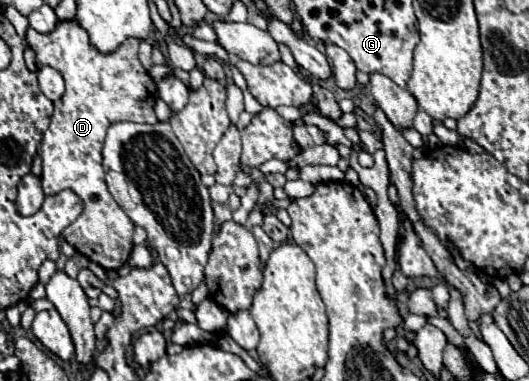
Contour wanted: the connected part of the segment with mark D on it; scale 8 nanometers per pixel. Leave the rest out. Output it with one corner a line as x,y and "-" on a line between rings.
76,20
58,22
58,26
50,34
40,34
28,26
24,44
36,52
36,64
52,66
54,70
58,70
62,74
62,78
66,82
66,92
62,94
60,100
54,102
52,122
50,122
48,130
44,132
42,144
38,148
38,154
42,156
42,176
40,178
42,178
44,194
54,194
64,188
70,188
82,198
84,212
62,234
64,234
66,242
70,246
74,246
80,254
84,254
88,260
100,264
106,270
118,270
130,256
134,224
108,192
108,186
104,182
104,170
102,170
102,144
104,144
108,126
114,122
132,120
132,122
154,124
158,120
154,114
154,102
156,102
156,94
158,94
156,82
150,78
150,74
138,60
138,40
124,40
114,52
104,54
104,52
98,52
90,44
90,36
86,36
86,30

